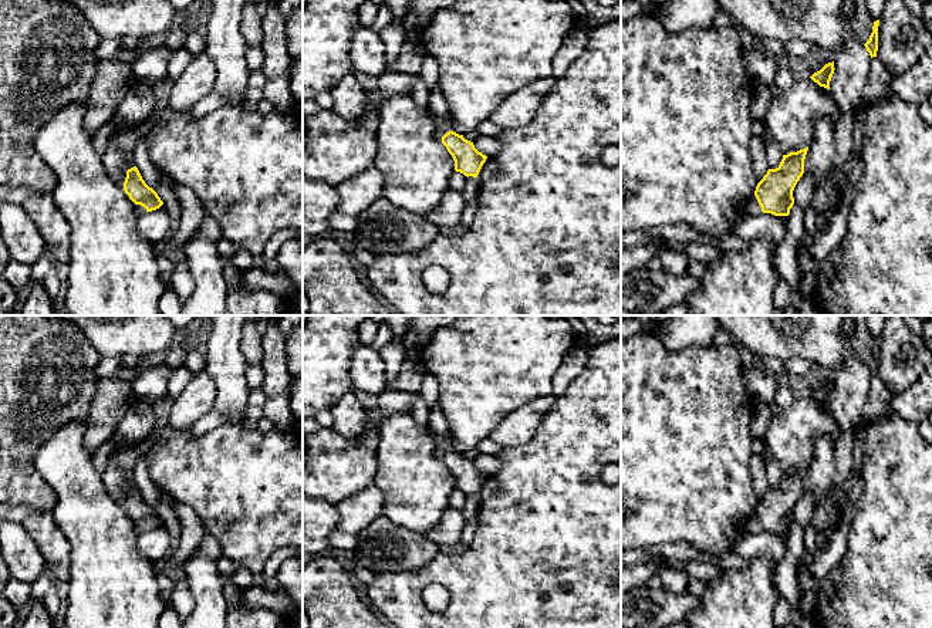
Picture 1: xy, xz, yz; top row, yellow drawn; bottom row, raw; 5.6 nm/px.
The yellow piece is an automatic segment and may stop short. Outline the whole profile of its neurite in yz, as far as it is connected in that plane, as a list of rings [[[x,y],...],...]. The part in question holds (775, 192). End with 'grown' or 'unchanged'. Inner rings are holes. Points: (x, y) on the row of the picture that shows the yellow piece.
[[[808,146],[783,155],[776,169],[769,169],[757,183],[754,195],[740,209],[742,215],[771,213],[789,216],[794,205],[793,190],[804,173],[804,159]]] | grown

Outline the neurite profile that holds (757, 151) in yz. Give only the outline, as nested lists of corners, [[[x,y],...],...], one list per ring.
[[[754,135],[752,136],[750,156],[753,161],[753,172],[757,178],[757,182],[760,182],[763,176],[767,173],[767,170],[770,169],[767,165],[767,152],[762,136],[754,136]]]

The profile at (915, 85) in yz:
[[[932,44],[906,72],[892,78],[888,92],[881,98],[898,98],[915,105],[928,101],[932,92]]]

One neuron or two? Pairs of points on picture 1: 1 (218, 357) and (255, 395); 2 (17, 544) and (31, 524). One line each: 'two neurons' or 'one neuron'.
1: two neurons
2: two neurons

